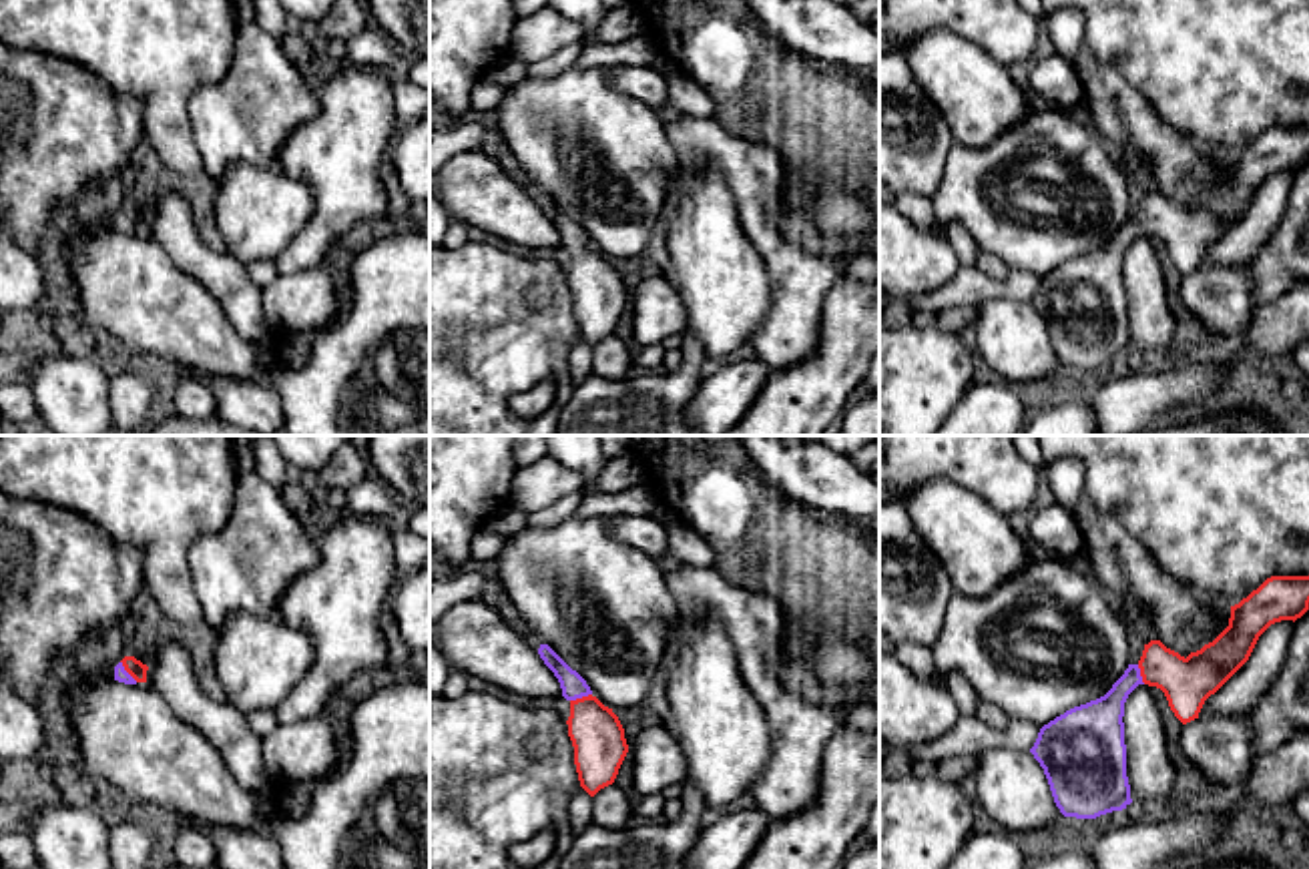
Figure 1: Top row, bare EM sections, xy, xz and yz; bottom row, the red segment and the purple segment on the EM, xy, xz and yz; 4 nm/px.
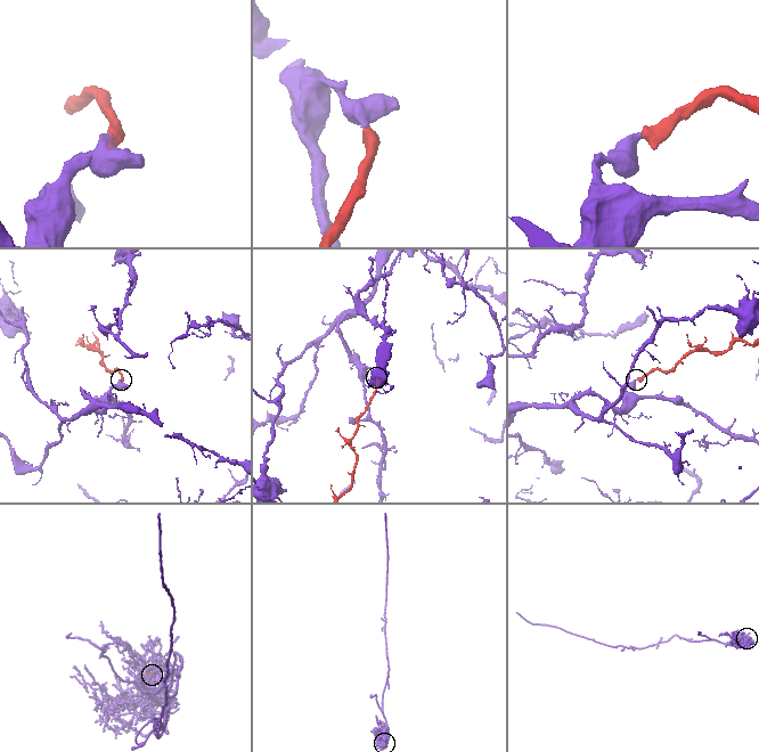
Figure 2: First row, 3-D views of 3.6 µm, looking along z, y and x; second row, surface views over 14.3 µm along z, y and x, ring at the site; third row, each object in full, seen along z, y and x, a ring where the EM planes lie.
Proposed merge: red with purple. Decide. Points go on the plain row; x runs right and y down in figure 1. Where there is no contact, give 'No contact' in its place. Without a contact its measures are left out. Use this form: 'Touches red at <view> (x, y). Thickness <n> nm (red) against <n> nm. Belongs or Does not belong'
Touches red at xz (583, 247). Thickness 220 nm (red) against 100 nm. Belongs

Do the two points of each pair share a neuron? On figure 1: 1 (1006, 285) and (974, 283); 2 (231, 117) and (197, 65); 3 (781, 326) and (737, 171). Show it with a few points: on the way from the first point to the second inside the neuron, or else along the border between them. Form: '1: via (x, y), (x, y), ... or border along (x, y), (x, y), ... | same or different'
1: via (998, 285), (982, 285) | same
2: border along (235, 43), (229, 69), (189, 97), (191, 127) | different
3: via (786, 287), (786, 261), (759, 229), (753, 209) | same

